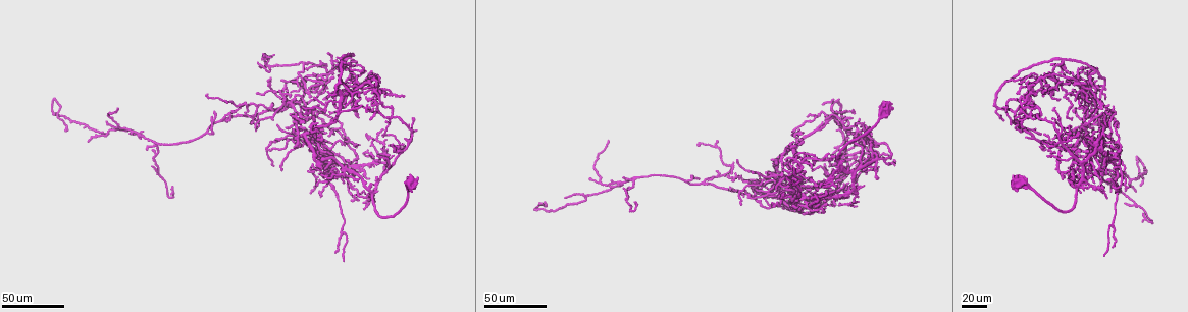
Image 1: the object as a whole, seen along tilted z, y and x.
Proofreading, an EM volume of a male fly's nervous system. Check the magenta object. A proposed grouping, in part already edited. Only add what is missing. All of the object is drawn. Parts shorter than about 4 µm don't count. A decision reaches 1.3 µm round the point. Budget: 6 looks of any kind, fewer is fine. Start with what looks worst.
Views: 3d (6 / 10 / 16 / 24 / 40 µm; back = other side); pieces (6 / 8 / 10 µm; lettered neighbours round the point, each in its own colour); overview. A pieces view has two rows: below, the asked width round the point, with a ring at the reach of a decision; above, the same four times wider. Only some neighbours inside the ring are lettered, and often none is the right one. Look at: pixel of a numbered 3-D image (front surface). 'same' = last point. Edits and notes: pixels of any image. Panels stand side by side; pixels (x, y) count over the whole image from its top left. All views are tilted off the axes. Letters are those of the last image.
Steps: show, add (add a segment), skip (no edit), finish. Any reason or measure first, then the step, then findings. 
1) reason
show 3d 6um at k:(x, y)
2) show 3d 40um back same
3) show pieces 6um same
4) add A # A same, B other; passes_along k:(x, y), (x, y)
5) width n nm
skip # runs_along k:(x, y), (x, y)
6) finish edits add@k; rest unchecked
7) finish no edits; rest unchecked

free end
show 3d 40um at 1:(775, 187)

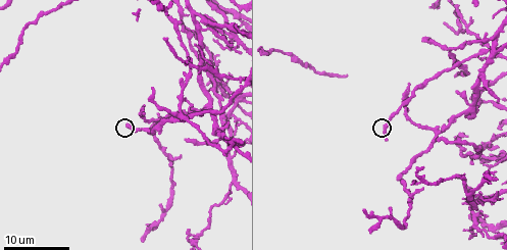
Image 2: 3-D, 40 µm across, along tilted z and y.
show pieces 10um at 2:(385, 139)

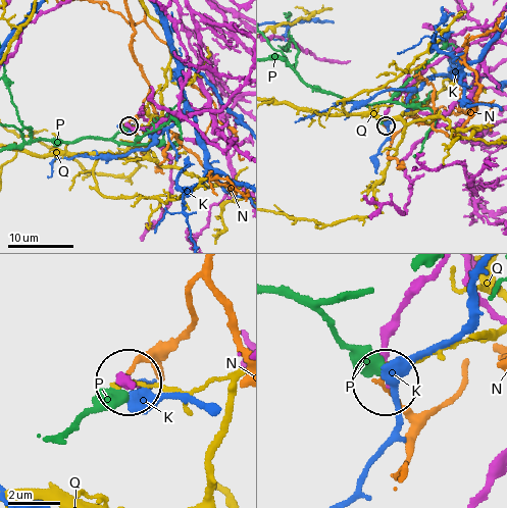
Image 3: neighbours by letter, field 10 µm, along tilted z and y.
skip # K other, N other, P other, Q other; no lettered segment goes on from it

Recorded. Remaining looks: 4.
free end
show 3d 40um at 1:(609, 141)

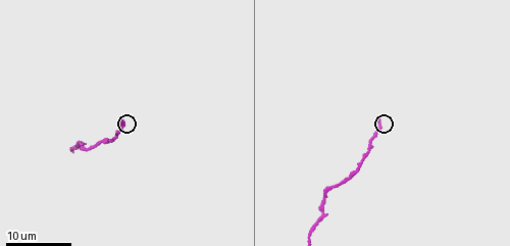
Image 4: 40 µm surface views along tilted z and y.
show 3d 6um at 4:(119, 122)

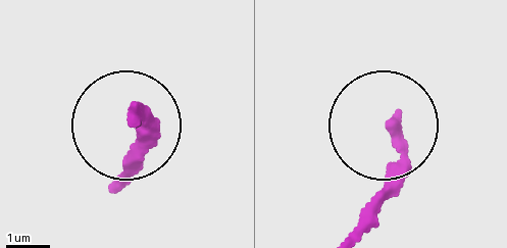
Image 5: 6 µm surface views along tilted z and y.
see the neighbours
show pieces 8um at 5:(134, 111)

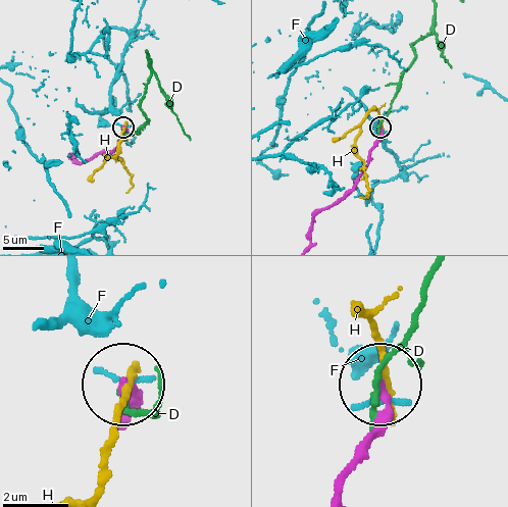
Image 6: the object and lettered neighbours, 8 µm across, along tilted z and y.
skip # D other, F other, H other; no lettered segment goes on from it

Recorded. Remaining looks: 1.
finish no edits; rest unchecked

